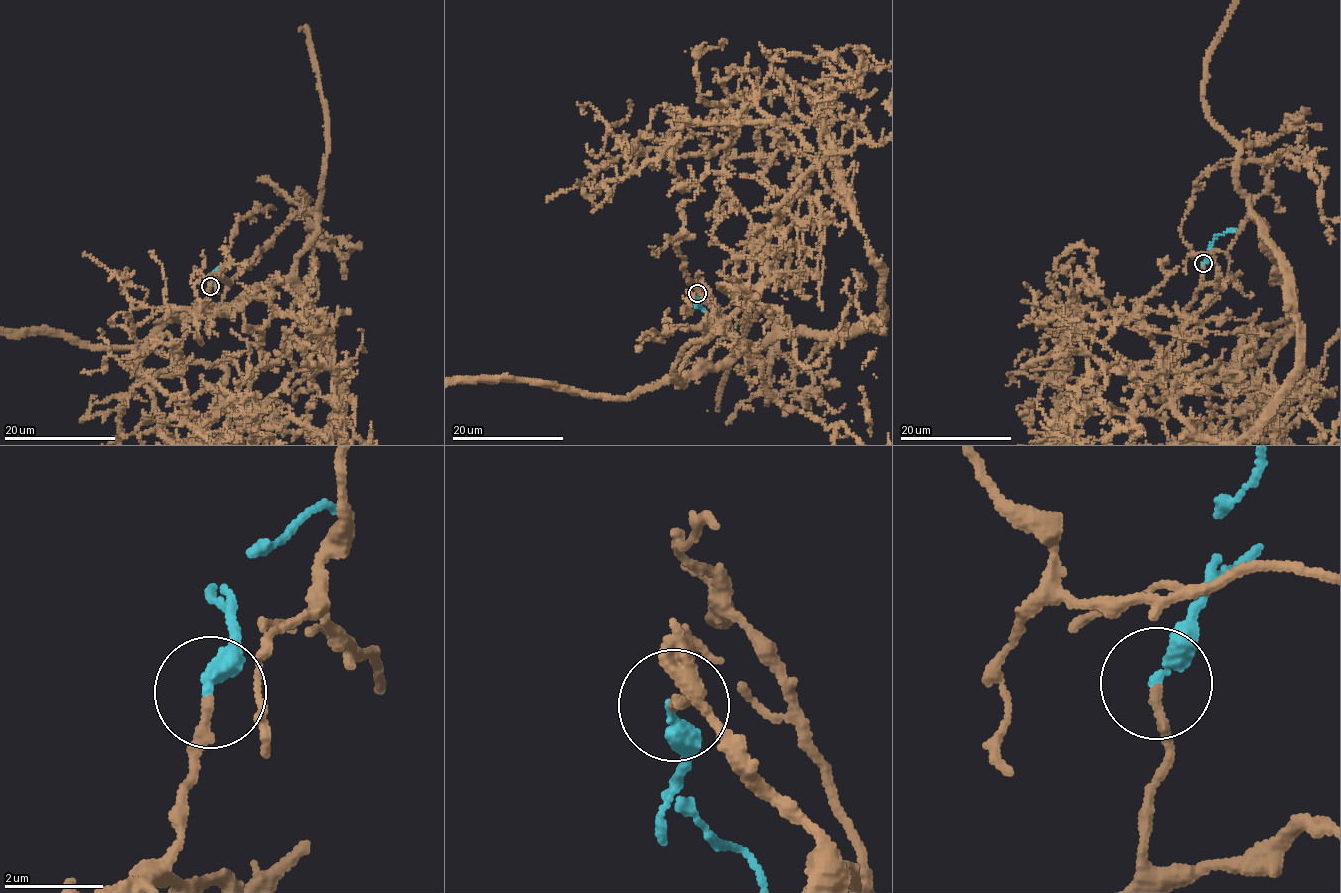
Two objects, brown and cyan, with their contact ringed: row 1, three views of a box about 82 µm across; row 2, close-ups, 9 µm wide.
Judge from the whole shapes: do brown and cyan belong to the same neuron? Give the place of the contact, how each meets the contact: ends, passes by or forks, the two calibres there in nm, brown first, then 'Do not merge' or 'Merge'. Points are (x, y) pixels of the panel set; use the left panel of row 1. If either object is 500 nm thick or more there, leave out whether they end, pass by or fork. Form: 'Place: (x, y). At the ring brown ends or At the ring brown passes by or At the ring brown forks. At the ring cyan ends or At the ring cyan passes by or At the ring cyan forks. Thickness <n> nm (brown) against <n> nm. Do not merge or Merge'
Place: (210, 286). At the ring brown ends. At the ring cyan ends. Thickness 190 nm (brown) against 280 nm. Merge

